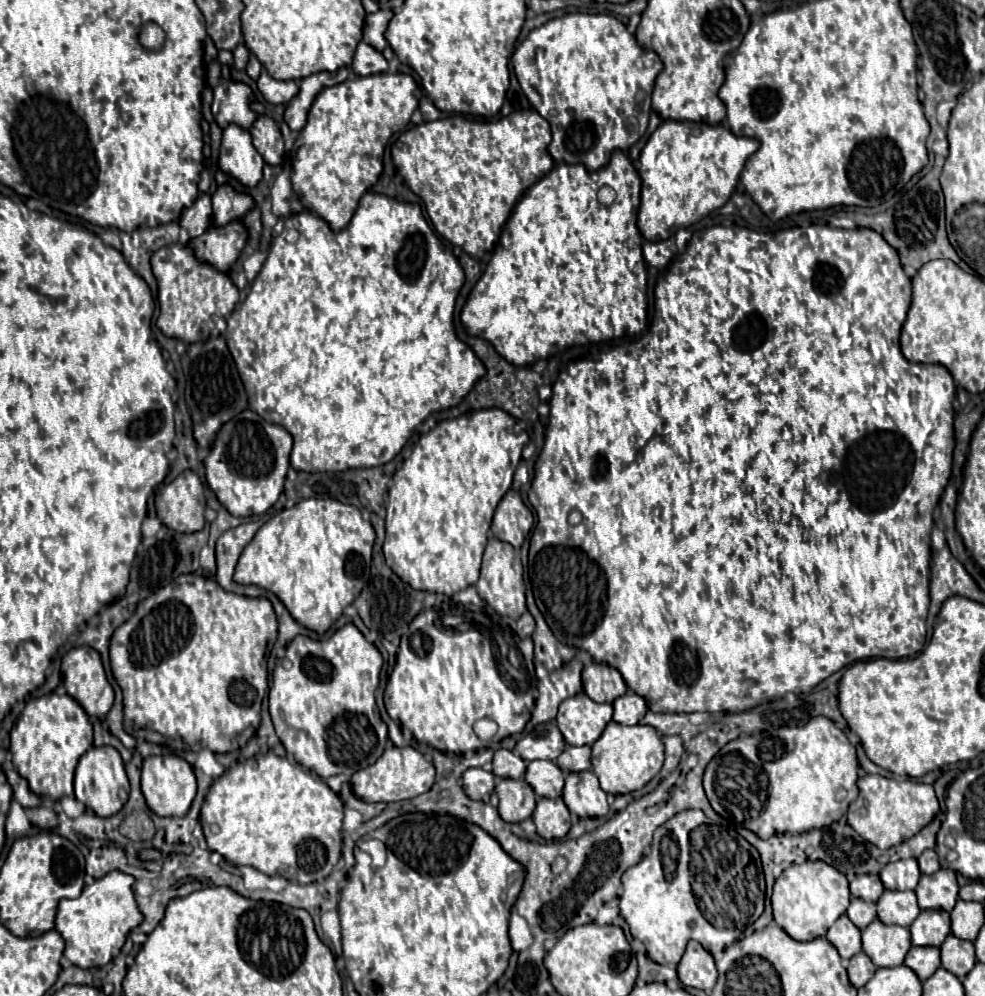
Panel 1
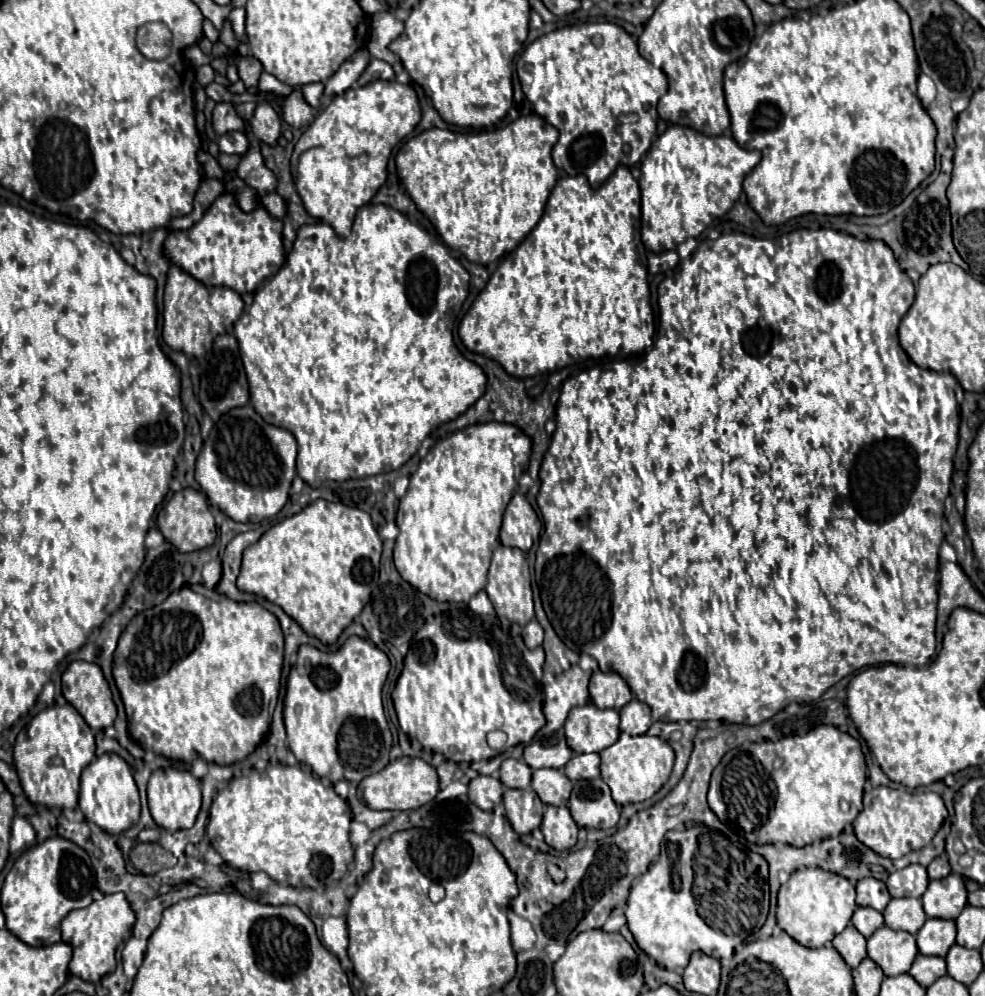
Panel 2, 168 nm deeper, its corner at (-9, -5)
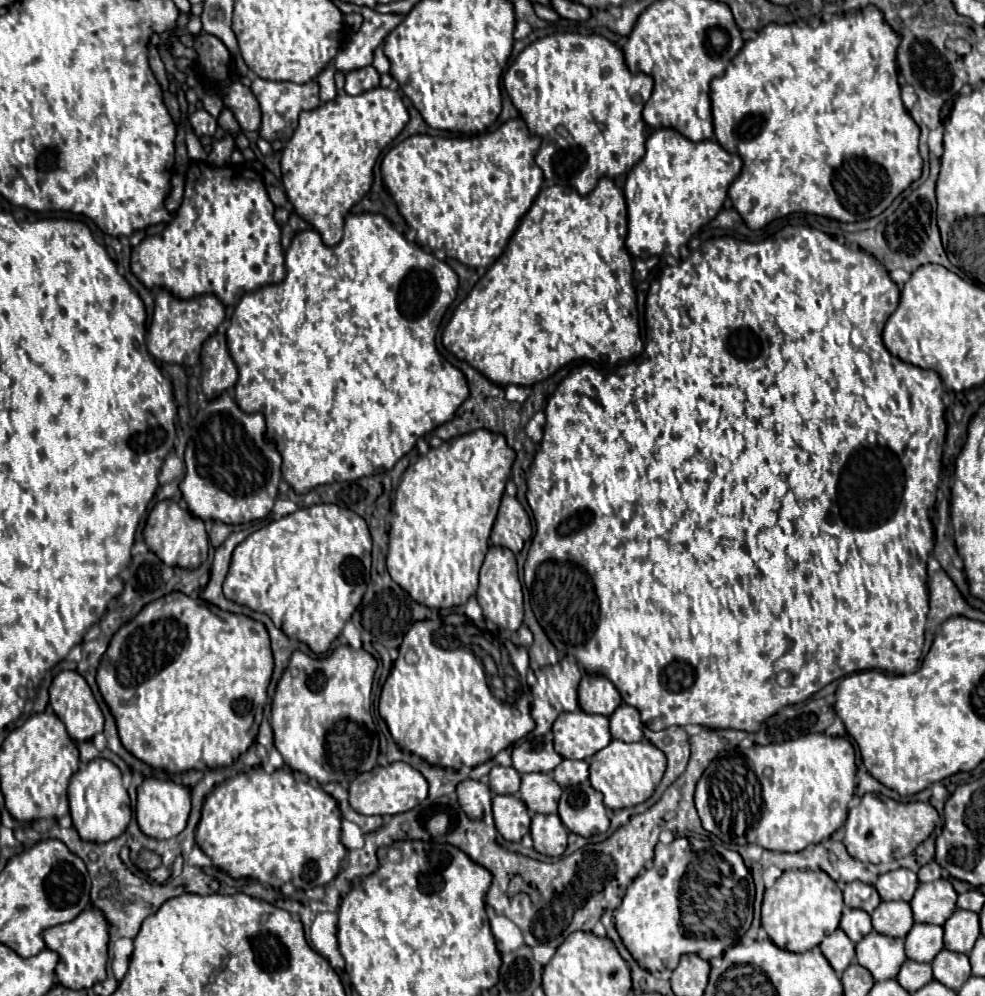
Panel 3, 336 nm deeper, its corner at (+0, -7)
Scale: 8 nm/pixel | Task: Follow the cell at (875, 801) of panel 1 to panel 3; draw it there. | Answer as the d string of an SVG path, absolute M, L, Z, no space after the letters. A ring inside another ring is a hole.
M866 794L850 808L844 824L844 846L852 858L860 862L890 862L908 856L920 842L924 842L938 824L938 812L928 802L896 802L892 798L876 798Z

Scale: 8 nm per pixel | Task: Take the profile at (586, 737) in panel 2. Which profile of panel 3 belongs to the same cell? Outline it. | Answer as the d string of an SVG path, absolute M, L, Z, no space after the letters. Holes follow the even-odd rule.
M562 712L554 726L554 748L562 758L586 760L612 742L608 718L598 714Z

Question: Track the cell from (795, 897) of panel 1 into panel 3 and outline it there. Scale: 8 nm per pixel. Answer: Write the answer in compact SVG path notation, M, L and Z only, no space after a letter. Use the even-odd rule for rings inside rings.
M786 870L762 900L762 928L770 940L788 952L806 952L816 948L824 936L832 934L842 916L842 892L836 882L822 872Z

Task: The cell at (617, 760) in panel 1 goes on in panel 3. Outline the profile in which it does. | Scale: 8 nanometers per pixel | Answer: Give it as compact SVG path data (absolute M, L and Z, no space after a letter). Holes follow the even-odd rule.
M612 740L606 748L596 752L590 758L590 784L594 790L604 794L606 808L632 808L642 804L652 796L656 786L660 784L666 770L666 756L650 742L634 742L626 744L622 740Z

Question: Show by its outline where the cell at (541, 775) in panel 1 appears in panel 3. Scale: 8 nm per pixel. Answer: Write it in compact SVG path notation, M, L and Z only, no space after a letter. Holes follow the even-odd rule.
M524 774L520 786L520 800L526 808L536 814L556 814L560 800L560 786L554 782L552 774Z

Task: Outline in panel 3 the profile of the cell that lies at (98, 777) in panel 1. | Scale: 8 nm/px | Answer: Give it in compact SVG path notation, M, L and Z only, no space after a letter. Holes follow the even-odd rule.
M96 758L82 766L72 778L68 786L68 800L70 800L70 816L74 822L74 828L78 830L80 838L86 842L108 842L118 838L130 818L132 818L132 808L130 808L130 798L126 788L122 786L122 774L118 766L114 766L110 760Z

